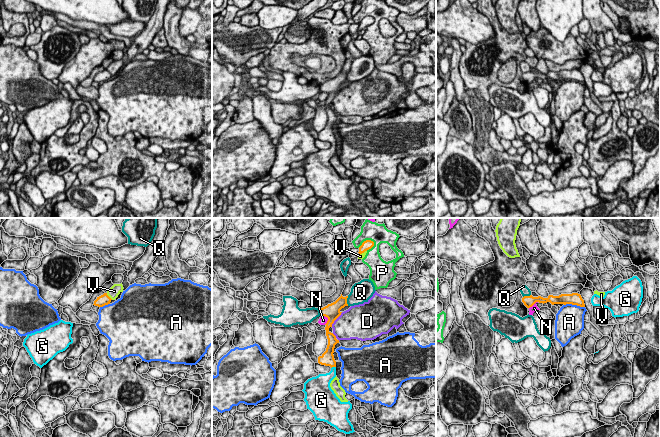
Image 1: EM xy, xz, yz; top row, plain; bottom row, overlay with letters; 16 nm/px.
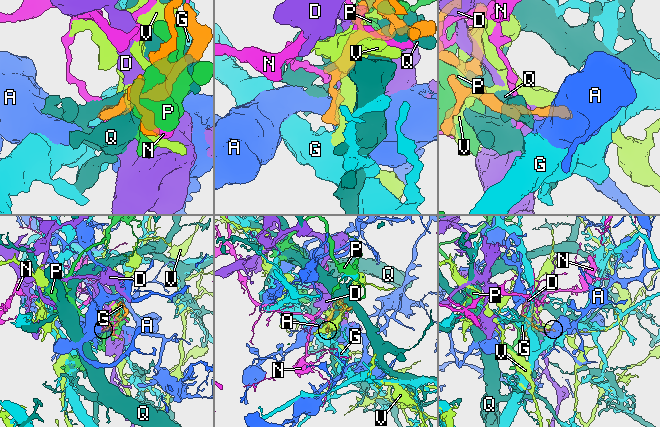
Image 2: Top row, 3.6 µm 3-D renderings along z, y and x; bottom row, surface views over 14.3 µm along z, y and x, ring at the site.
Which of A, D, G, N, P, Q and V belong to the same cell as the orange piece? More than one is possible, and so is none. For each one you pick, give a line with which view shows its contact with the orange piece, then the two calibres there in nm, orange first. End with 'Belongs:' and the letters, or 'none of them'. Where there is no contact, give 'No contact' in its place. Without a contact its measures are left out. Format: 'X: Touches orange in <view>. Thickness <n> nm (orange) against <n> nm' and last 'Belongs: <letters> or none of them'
G: Touches orange in xz. Thickness 220 nm (orange) against 190 nm
Belongs: G

